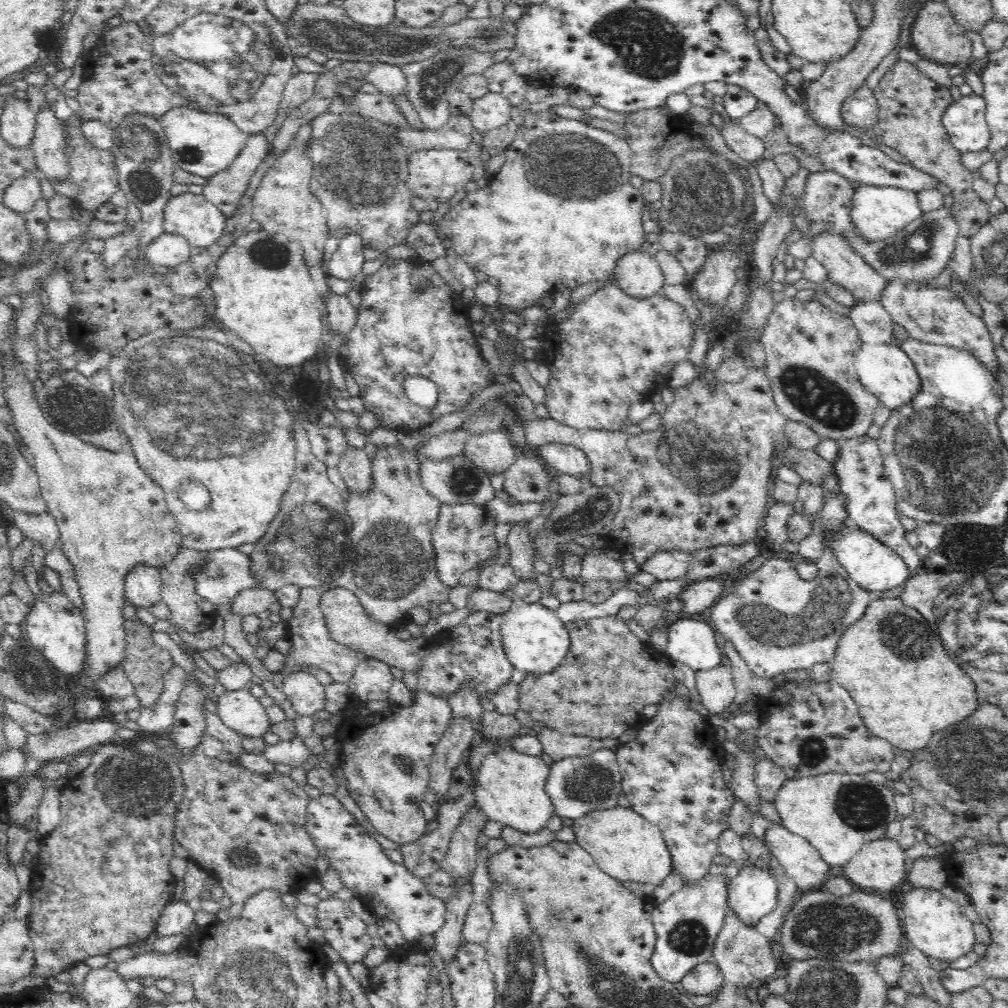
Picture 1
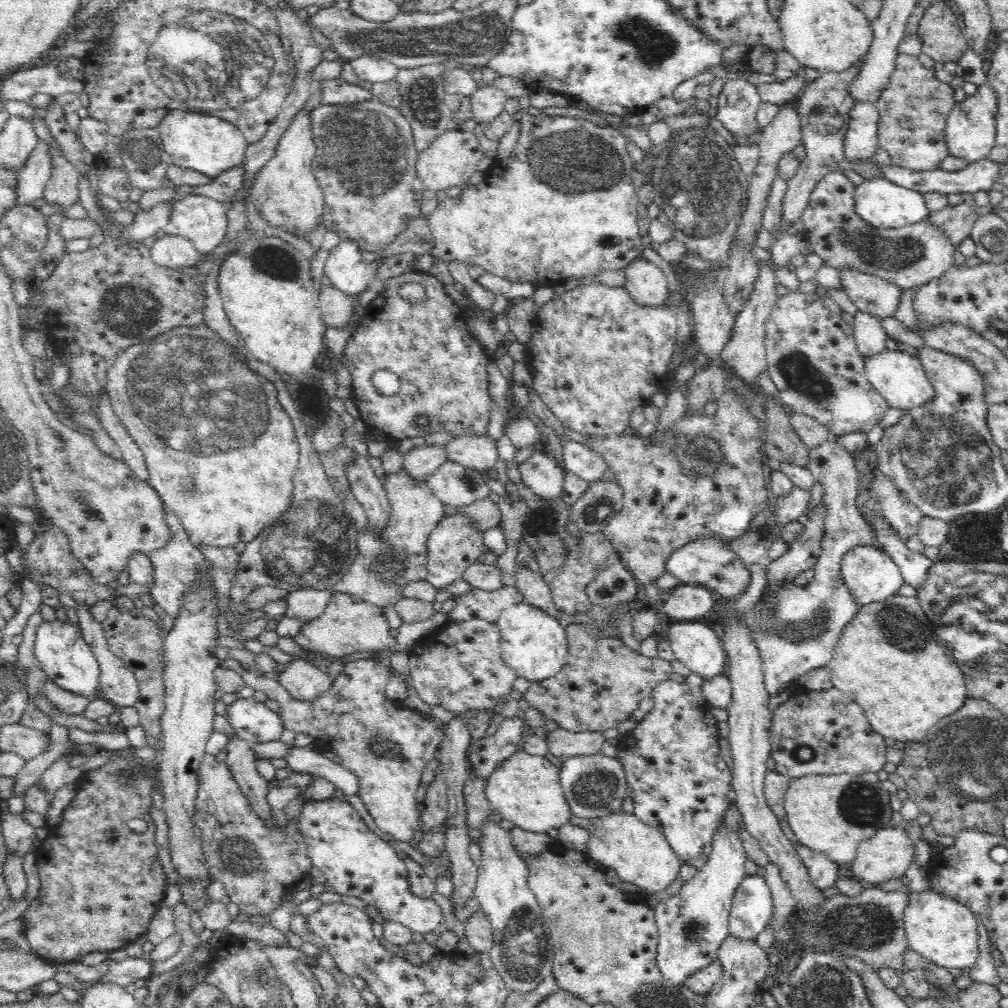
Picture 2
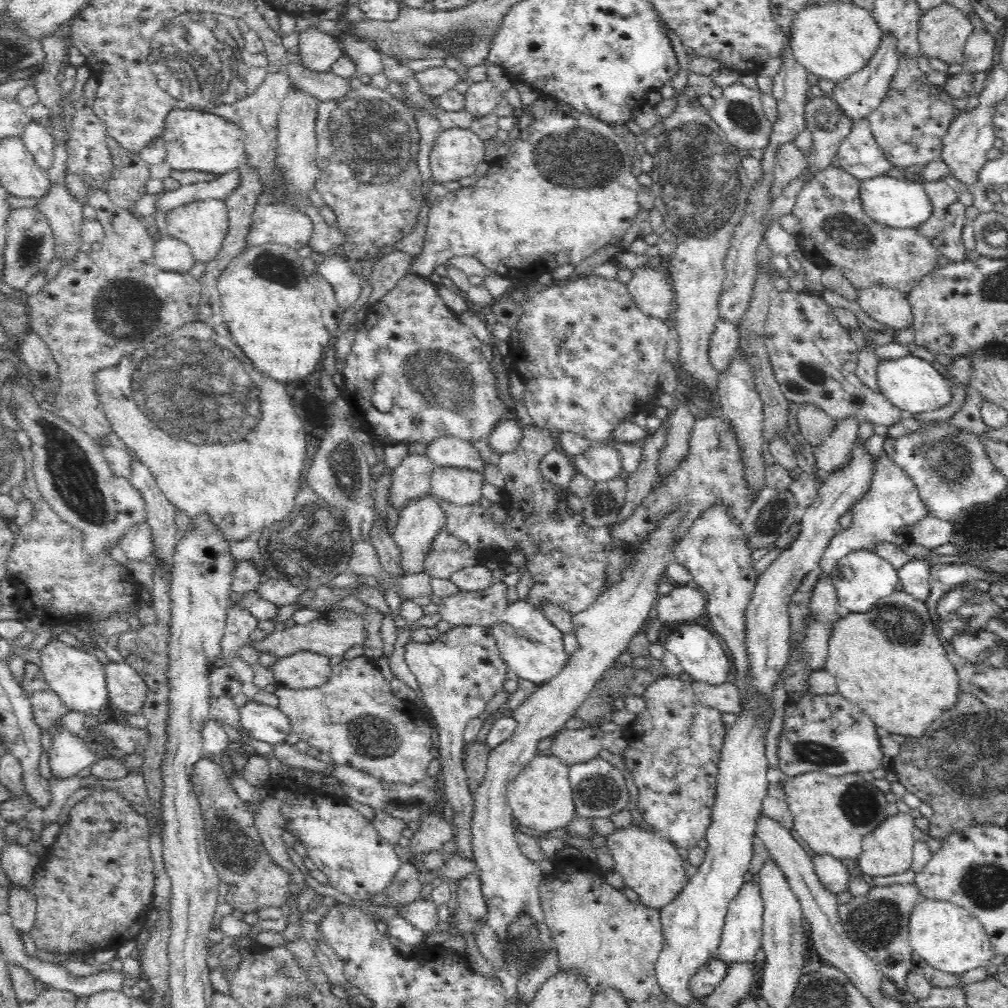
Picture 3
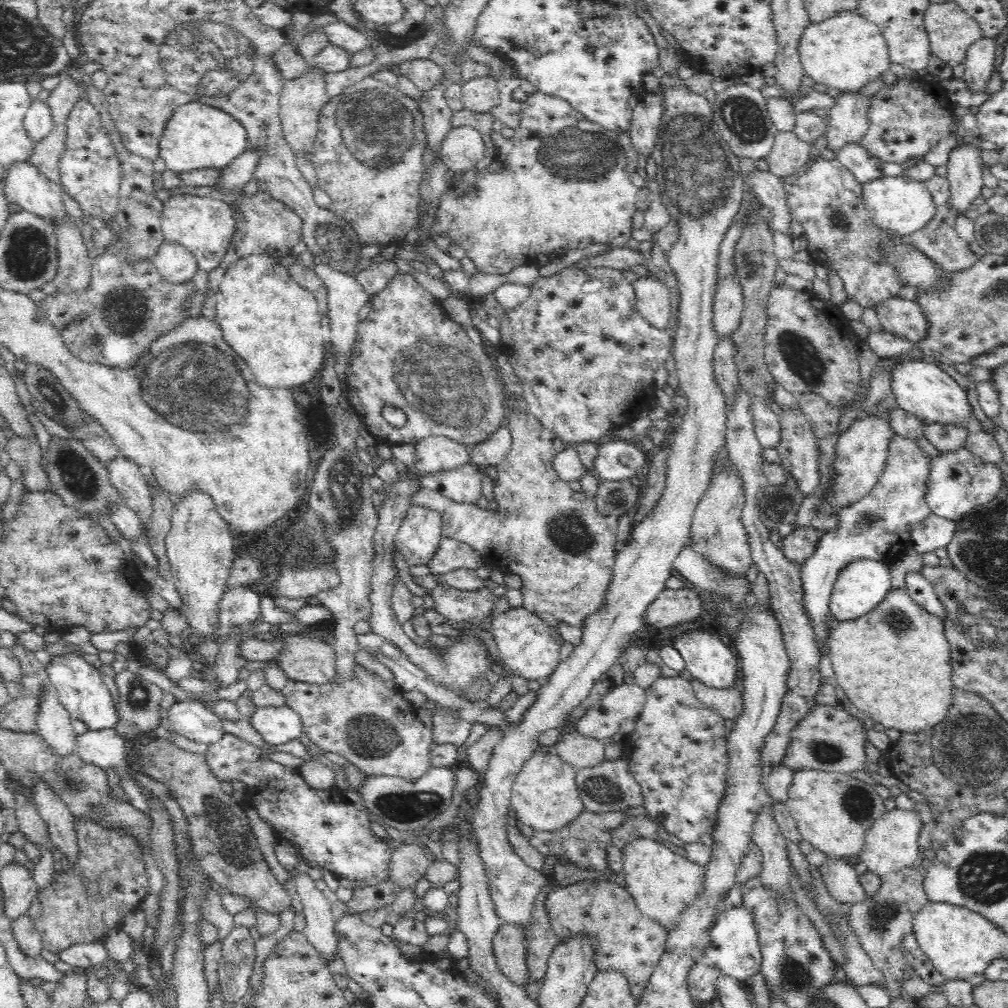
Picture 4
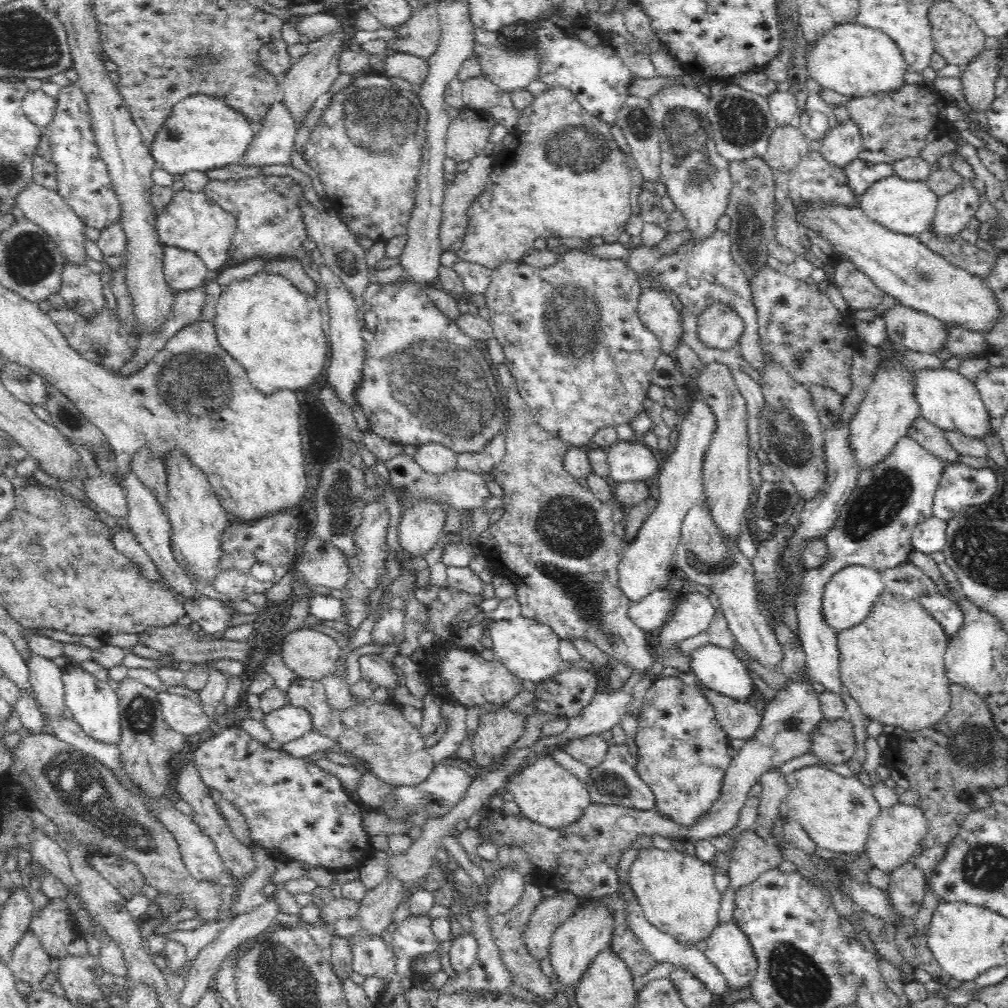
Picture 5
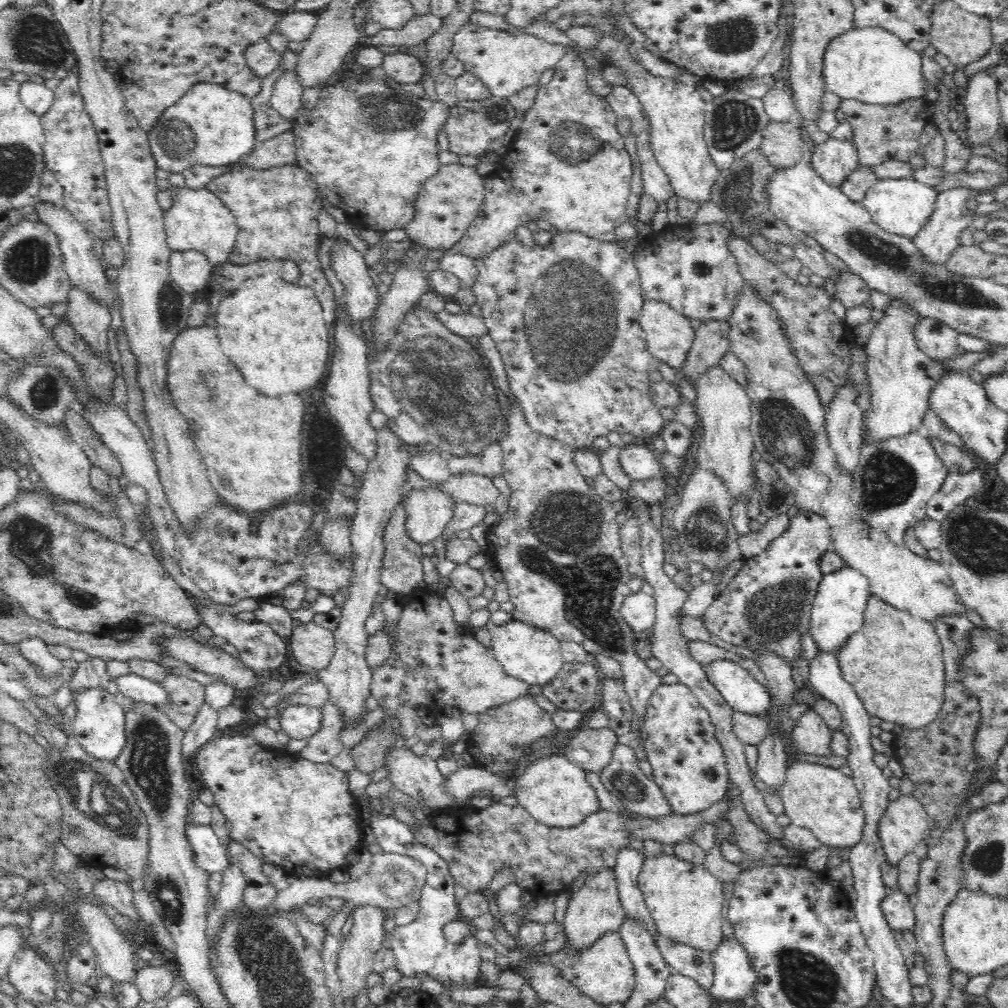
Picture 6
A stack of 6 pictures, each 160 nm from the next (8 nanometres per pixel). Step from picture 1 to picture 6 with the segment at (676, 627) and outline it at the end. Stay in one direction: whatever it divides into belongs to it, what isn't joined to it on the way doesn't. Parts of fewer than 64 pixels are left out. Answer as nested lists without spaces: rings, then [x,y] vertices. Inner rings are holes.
[[[717,659],[702,664],[708,681],[721,693],[724,701],[745,714],[766,716],[771,708],[771,699],[766,688],[756,681],[740,663],[727,659]]]

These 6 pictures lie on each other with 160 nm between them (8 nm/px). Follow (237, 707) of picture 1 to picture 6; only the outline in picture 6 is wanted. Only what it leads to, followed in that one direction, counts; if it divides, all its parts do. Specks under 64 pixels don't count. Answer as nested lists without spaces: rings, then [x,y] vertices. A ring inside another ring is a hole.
[[[288,706],[279,714],[278,719],[281,730],[290,739],[303,740],[318,732],[322,723],[322,714],[320,709],[310,706]]]

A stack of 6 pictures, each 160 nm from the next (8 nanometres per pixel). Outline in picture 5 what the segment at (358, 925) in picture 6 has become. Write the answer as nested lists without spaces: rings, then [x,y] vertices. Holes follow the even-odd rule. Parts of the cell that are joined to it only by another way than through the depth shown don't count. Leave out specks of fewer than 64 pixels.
[[[387,874],[378,886],[367,891],[360,900],[361,930],[371,936],[380,936],[392,922],[394,911],[407,895],[403,882]]]

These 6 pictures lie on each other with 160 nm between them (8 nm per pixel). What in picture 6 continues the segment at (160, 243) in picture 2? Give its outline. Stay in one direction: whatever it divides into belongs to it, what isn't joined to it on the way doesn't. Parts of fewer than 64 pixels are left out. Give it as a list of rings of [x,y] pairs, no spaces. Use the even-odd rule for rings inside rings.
[[[196,250],[173,251],[169,258],[169,273],[188,294],[209,288],[213,267],[207,257]]]

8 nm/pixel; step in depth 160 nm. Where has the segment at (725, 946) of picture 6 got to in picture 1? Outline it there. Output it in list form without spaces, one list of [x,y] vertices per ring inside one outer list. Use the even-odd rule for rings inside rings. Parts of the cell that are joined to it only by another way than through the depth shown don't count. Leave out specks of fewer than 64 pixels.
[[[744,865],[727,886],[728,904],[736,916],[750,926],[776,910],[778,902],[778,879],[771,868]]]

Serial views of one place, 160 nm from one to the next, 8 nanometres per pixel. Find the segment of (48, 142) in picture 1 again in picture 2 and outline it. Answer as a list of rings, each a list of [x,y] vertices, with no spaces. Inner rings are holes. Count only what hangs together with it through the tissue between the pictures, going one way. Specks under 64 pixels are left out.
[[[57,142],[56,145],[48,144],[48,153],[52,163],[52,174],[46,183],[43,198],[46,203],[58,205],[64,210],[79,200],[78,172]]]

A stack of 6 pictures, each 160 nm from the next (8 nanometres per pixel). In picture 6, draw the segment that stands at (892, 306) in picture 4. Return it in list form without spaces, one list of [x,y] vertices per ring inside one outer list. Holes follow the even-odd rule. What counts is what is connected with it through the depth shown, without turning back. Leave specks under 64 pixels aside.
[[[920,317],[915,325],[914,341],[931,359],[948,360],[956,356],[959,333],[934,318]]]

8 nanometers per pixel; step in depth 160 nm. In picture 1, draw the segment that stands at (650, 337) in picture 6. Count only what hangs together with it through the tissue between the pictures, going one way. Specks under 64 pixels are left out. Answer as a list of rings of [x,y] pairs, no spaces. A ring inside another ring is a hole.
[[[647,251],[624,254],[618,260],[612,278],[626,294],[634,298],[648,298],[661,293],[665,283],[664,273]]]

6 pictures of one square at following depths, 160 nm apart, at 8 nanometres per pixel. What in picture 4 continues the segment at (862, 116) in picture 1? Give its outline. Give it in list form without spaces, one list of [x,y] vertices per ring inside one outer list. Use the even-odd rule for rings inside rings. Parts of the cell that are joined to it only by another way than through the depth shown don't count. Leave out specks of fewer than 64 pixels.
[[[859,142],[842,146],[838,150],[836,158],[844,167],[854,173],[856,181],[861,185],[880,178],[894,177],[904,173],[900,164],[880,160],[872,156]]]

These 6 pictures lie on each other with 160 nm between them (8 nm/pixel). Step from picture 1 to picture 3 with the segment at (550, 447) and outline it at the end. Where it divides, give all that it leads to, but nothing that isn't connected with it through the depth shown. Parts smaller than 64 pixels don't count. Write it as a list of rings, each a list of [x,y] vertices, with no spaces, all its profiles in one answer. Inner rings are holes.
[[[604,444],[592,445],[584,452],[572,455],[571,462],[577,473],[594,482],[616,478],[623,470],[618,452]]]

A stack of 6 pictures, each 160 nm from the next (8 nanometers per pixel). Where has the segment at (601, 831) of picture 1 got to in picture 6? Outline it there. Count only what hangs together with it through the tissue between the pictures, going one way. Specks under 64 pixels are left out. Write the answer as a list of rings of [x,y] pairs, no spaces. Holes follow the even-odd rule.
[[[674,854],[645,857],[638,882],[659,932],[710,954],[718,947],[723,936],[723,904],[727,901],[722,895],[722,883],[703,864],[682,860]]]

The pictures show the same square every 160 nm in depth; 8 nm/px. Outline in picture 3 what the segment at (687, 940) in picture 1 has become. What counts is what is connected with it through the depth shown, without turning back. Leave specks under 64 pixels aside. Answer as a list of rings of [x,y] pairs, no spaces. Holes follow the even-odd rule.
[[[752,702],[752,710],[742,712],[737,722],[728,729],[724,738],[724,746],[719,760],[719,773],[717,776],[716,802],[712,812],[712,822],[705,834],[708,841],[705,859],[697,867],[697,872],[687,880],[680,894],[659,909],[660,922],[662,923],[663,950],[657,958],[655,971],[661,989],[674,1001],[682,1006],[689,1006],[694,997],[689,989],[690,978],[697,970],[709,960],[716,958],[721,944],[725,916],[729,904],[734,900],[745,883],[744,874],[749,871],[753,858],[753,842],[756,820],[761,816],[762,802],[767,794],[769,764],[765,751],[765,735],[769,726],[759,720],[759,711],[763,710],[765,702]]]

